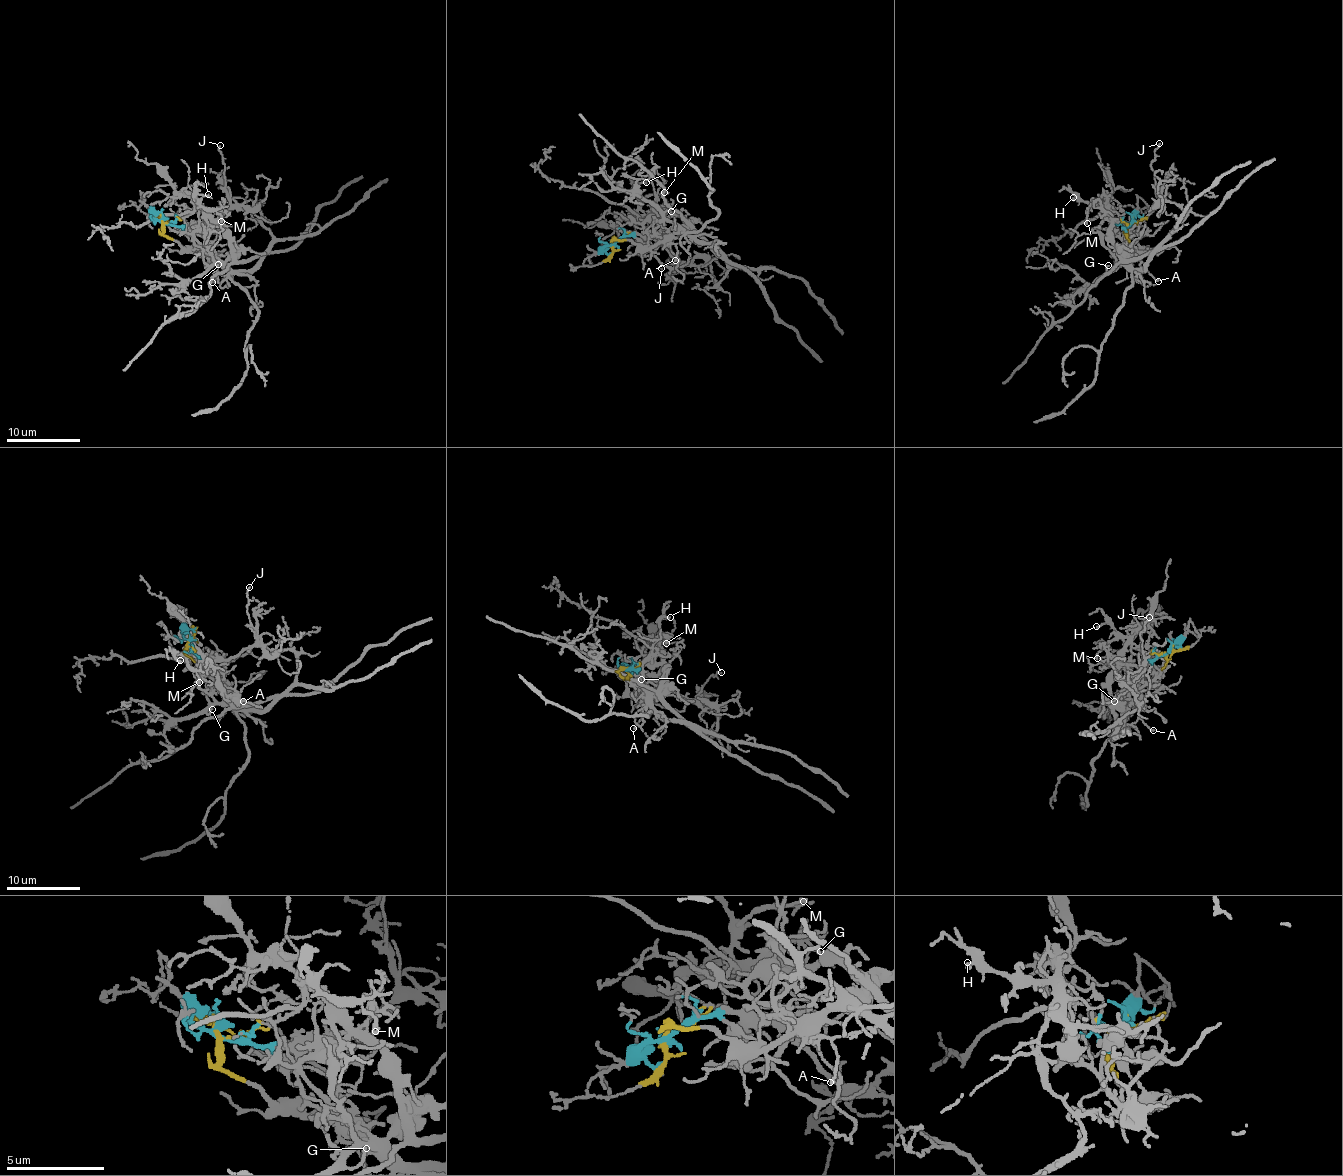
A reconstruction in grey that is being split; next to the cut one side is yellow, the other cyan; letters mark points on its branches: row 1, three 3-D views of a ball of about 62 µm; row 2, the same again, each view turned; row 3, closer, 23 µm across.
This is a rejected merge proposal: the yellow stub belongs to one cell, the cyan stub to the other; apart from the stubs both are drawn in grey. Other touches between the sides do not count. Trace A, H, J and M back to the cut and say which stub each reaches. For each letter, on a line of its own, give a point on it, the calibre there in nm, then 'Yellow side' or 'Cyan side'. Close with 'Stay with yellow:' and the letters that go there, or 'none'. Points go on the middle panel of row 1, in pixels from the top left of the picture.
A: Place: (675, 260). Thickness 120 nm. Cyan side
H: Place: (646, 182). Thickness 150 nm. Cyan side
J: Place: (661, 268). Thickness 130 nm. Cyan side
M: Place: (664, 192). Thickness 110 nm. Cyan side
Stay with yellow: none

